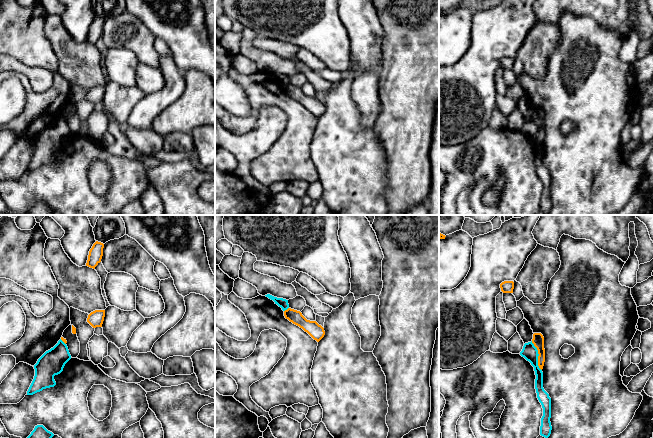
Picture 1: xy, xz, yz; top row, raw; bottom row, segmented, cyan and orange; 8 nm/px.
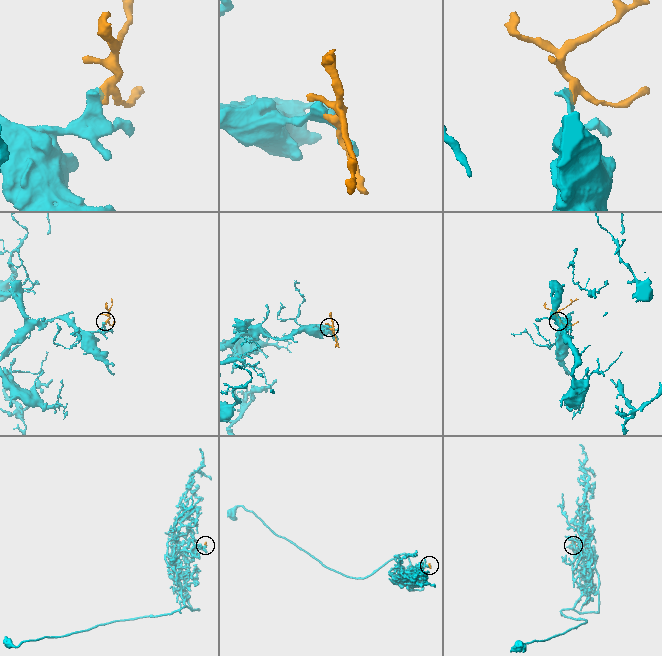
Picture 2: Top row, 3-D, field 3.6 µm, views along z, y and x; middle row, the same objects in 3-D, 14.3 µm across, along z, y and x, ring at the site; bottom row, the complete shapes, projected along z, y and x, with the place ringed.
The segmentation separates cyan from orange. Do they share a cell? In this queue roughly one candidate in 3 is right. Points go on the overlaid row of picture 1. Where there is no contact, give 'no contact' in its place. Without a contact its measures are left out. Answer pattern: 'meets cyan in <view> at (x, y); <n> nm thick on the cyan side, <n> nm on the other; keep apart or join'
meets cyan in yz at (538, 355); 120 nm thick on the cyan side, 100 nm on the other; keep apart

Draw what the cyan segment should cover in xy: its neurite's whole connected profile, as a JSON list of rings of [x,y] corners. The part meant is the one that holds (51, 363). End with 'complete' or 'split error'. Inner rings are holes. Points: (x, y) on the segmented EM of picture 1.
[[[60,339],[58,343],[46,351],[34,365],[35,376],[27,391],[33,395],[43,389],[54,387],[54,376],[63,371],[65,364],[71,359],[67,345]]]; complete

